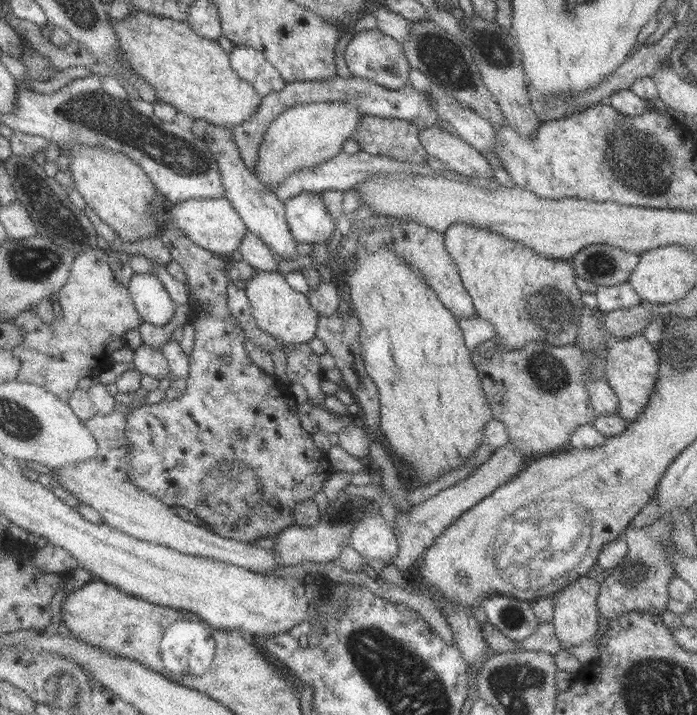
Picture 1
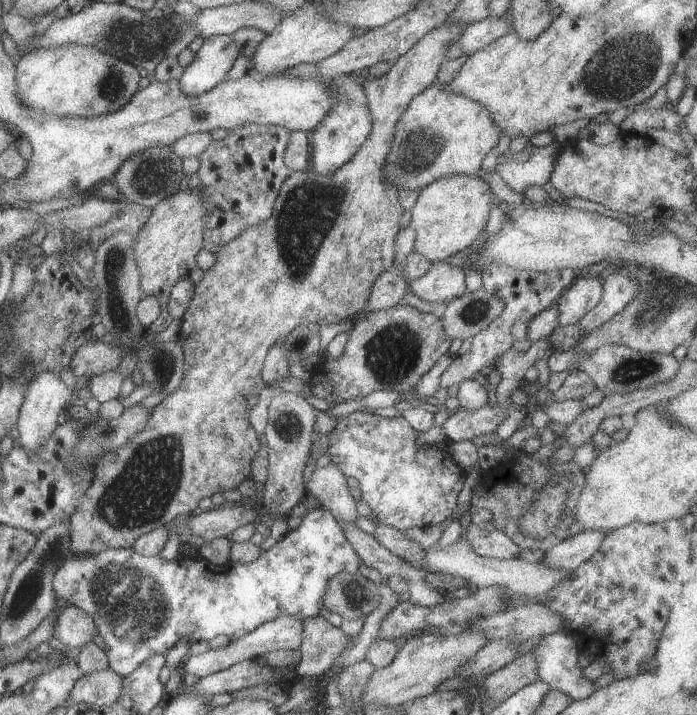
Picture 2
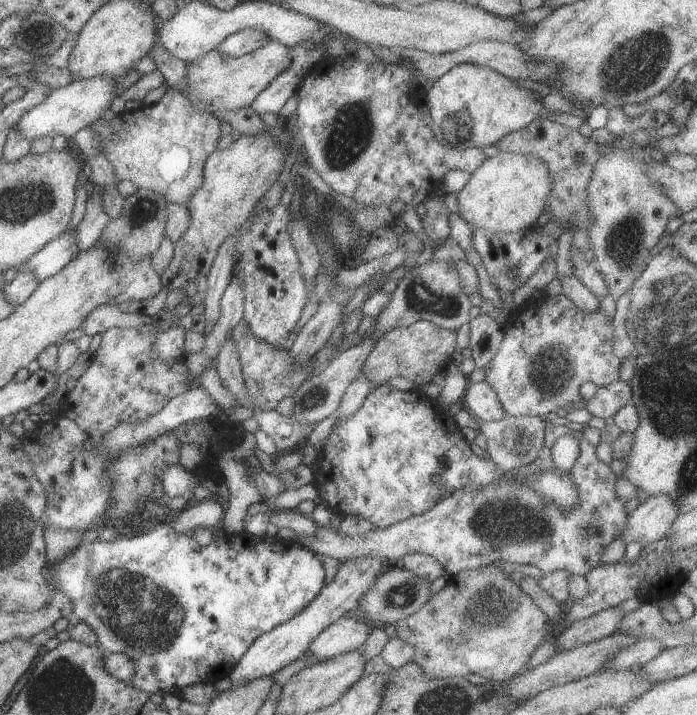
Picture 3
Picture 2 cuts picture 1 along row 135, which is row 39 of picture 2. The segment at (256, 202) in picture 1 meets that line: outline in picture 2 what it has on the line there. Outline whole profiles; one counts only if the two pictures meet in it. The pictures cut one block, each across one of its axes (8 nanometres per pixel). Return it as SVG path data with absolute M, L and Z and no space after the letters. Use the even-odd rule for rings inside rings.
M213 35L204 38L204 45L195 60L184 68L179 84L184 95L198 97L213 90L226 80L228 71L239 57L232 35Z

